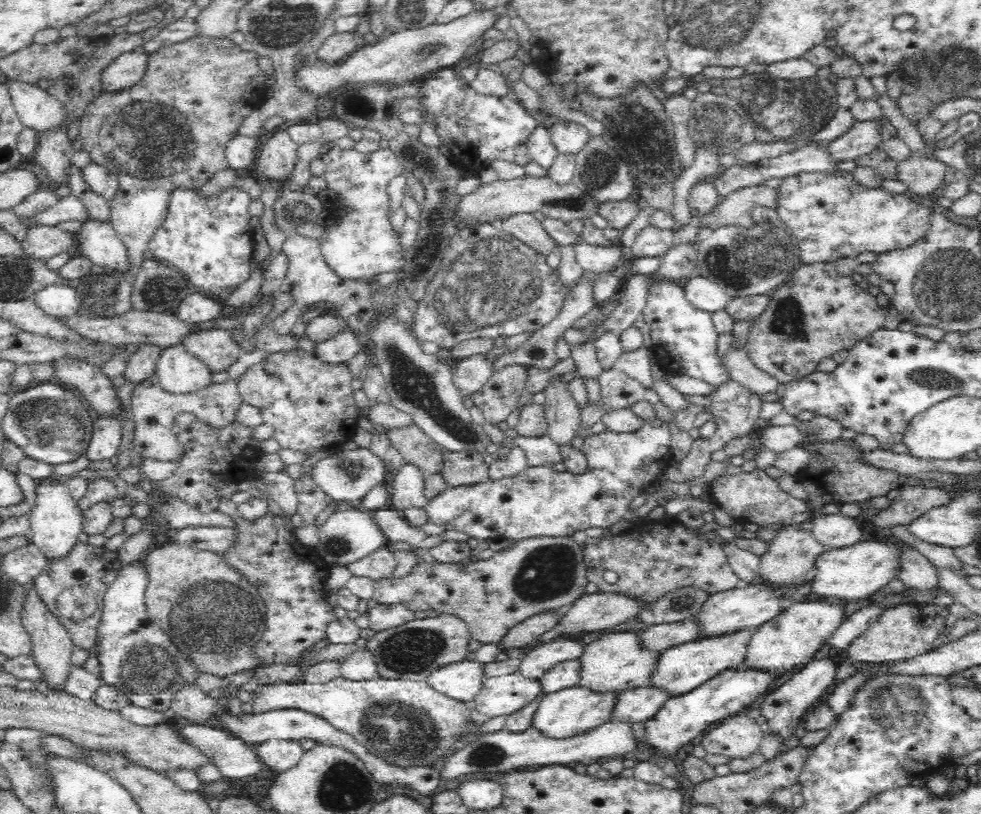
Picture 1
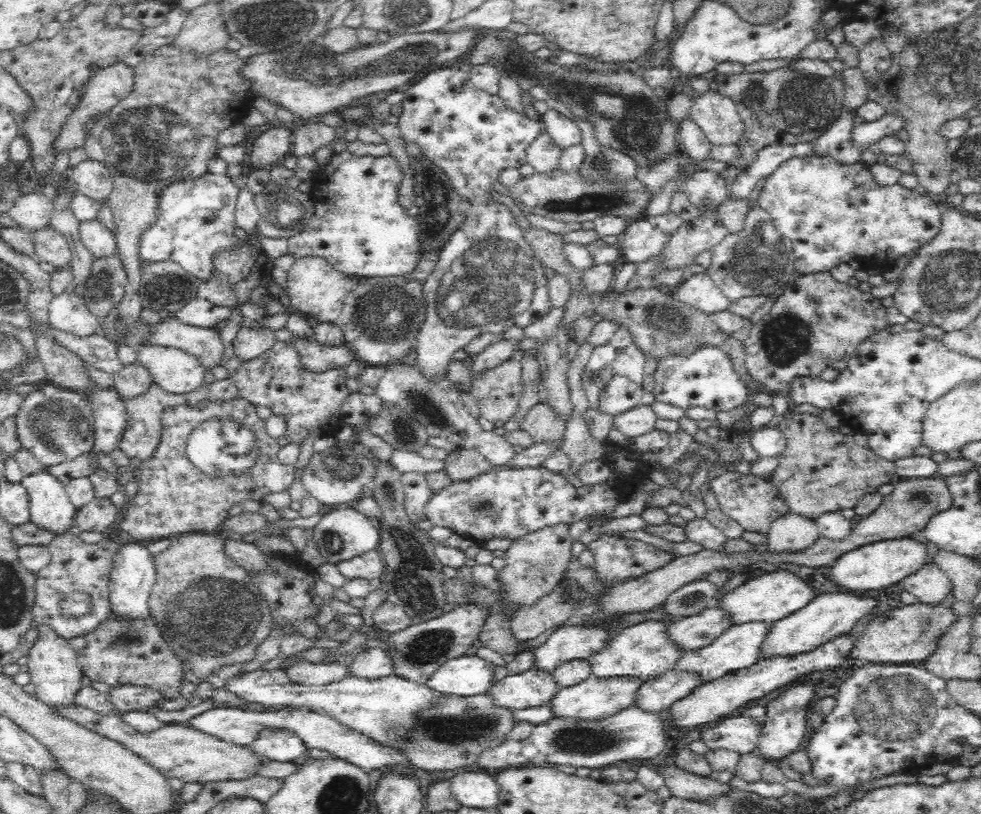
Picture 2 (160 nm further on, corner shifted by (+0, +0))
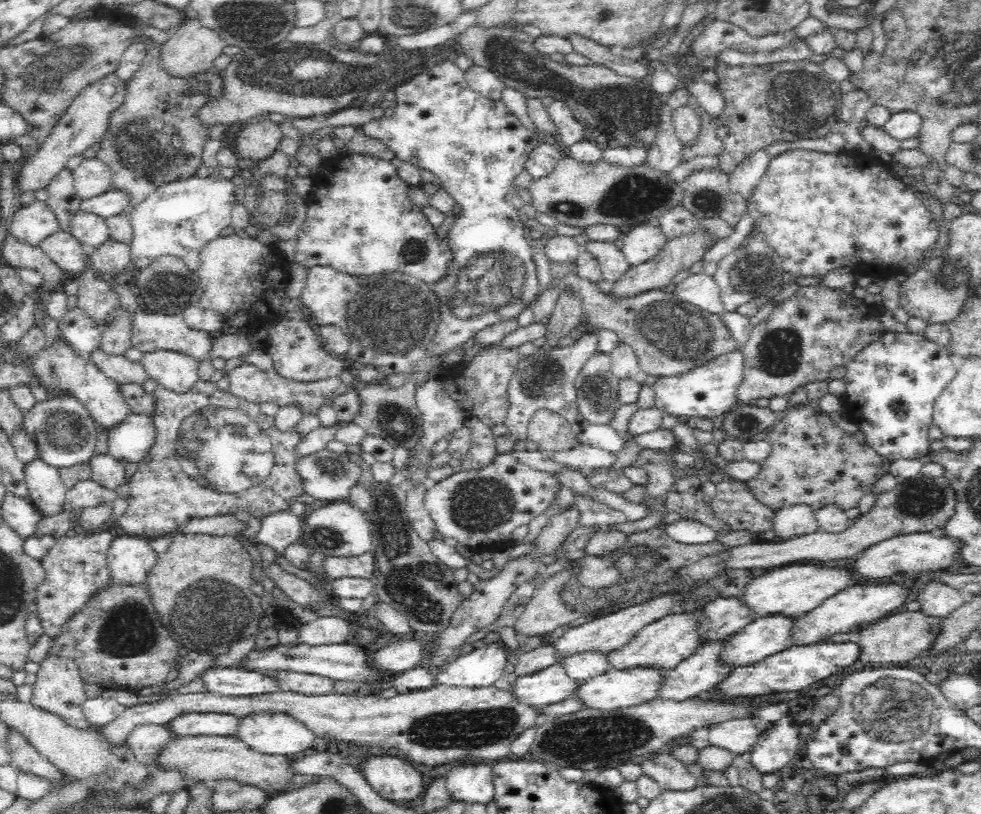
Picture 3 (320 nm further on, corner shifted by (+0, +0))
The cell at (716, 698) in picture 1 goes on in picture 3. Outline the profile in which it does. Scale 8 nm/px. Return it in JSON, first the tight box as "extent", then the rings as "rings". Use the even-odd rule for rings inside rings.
{"extent":[718,641,859,696],"rings":[[[824,641],[808,646],[788,646],[782,652],[776,652],[772,656],[766,656],[764,660],[755,662],[745,667],[736,667],[726,680],[718,682],[718,688],[722,696],[762,696],[770,692],[794,692],[808,688],[812,682],[824,680],[848,666],[852,666],[858,656],[859,644],[854,642],[835,643]]]}

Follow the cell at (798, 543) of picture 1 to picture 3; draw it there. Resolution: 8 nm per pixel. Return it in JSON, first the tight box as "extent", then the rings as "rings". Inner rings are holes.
{"extent":[769,504,819,541],"rings":[[[797,504],[775,511],[773,530],[769,536],[775,541],[785,541],[818,530],[819,525],[815,517],[815,510],[808,505]]]}

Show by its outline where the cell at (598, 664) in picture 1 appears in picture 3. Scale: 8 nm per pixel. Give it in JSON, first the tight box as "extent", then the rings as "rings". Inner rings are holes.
{"extent":[606,611,705,671],"rings":[[[700,611],[687,613],[670,613],[660,620],[651,621],[635,633],[634,638],[620,648],[609,652],[606,656],[607,666],[614,671],[626,671],[634,667],[646,667],[651,670],[664,671],[673,669],[677,664],[686,660],[705,642],[698,631]]]}

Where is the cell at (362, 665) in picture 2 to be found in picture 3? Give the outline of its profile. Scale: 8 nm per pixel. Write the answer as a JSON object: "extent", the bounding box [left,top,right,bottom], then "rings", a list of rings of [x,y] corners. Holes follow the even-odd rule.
{"extent":[369,639,422,672],"rings":[[[416,639],[401,640],[381,645],[369,653],[370,662],[384,672],[402,672],[420,666],[422,662],[422,641]]]}

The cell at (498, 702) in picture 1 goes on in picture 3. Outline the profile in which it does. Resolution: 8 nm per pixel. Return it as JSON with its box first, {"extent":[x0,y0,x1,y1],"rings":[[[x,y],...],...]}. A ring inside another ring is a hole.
{"extent":[510,662,580,709],"rings":[[[556,662],[540,672],[518,677],[510,692],[519,703],[542,709],[573,696],[580,683],[568,677],[566,669]]]}

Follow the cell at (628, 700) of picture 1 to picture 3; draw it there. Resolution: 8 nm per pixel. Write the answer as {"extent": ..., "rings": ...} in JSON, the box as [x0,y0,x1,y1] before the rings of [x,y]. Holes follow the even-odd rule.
{"extent":[657,642,735,702],"rings":[[[705,642],[692,656],[667,670],[657,696],[660,699],[680,702],[694,698],[700,692],[714,688],[719,681],[726,680],[735,668],[721,664],[717,658],[723,642]]]}

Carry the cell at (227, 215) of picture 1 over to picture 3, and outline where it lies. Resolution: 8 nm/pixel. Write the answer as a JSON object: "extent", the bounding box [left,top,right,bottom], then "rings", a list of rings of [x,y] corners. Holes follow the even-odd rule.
{"extent":[131,172,235,273],"rings":[[[218,172],[205,178],[196,174],[187,179],[178,179],[170,184],[161,184],[134,210],[131,227],[131,260],[140,270],[149,266],[160,256],[174,256],[196,273],[201,267],[200,252],[206,244],[220,237],[223,228],[231,226],[231,214],[235,204],[235,185],[228,177]]]}

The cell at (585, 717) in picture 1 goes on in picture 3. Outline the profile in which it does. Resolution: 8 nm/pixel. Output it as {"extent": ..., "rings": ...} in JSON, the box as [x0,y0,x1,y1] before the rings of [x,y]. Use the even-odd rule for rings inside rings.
{"extent":[573,667,664,712],"rings":[[[634,667],[626,671],[610,670],[581,682],[573,695],[577,696],[585,704],[585,708],[590,708],[590,710],[608,712],[638,706],[650,702],[657,696],[664,674],[664,671],[646,667]]]}

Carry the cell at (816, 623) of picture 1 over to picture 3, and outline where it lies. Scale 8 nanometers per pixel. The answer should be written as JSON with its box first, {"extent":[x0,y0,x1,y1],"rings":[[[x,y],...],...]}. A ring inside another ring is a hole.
{"extent":[789,583,914,646],"rings":[[[886,583],[886,584],[874,584],[874,586],[847,586],[842,589],[842,592],[834,593],[834,596],[827,597],[826,600],[822,601],[822,604],[816,606],[810,610],[810,612],[803,613],[800,617],[794,619],[790,626],[790,637],[789,644],[791,646],[808,646],[809,644],[816,644],[824,642],[832,634],[838,634],[838,632],[850,632],[852,630],[858,630],[862,626],[867,626],[871,623],[875,623],[882,619],[882,616],[887,617],[892,614],[892,610],[896,608],[904,608],[906,598],[908,598],[909,592],[914,592],[914,590],[908,590],[904,586],[896,583]]]}

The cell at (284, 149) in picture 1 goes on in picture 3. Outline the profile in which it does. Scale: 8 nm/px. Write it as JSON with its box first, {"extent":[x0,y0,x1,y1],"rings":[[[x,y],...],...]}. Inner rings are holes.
{"extent":[234,116,282,161],"rings":[[[265,116],[255,118],[238,132],[234,154],[240,159],[250,158],[251,161],[259,161],[269,157],[280,147],[282,138],[278,123]]]}

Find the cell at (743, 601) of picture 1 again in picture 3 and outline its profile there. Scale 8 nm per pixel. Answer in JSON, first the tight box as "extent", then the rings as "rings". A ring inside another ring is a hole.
{"extent":[741,563,850,619],"rings":[[[810,563],[800,566],[784,566],[772,569],[759,577],[754,577],[745,586],[745,593],[741,596],[742,603],[756,614],[756,618],[768,615],[782,615],[786,618],[796,619],[803,613],[810,612],[822,604],[827,597],[834,596],[836,592],[850,586],[850,572],[844,568],[812,565]]]}

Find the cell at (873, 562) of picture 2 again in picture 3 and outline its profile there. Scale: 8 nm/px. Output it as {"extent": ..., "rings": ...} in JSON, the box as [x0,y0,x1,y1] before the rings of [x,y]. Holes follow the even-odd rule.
{"extent":[854,532,961,580],"rings":[[[918,532],[908,535],[898,535],[888,540],[878,541],[864,552],[862,558],[856,560],[854,570],[858,576],[864,576],[866,580],[880,580],[890,578],[896,572],[920,572],[920,570],[951,570],[954,564],[961,559],[957,554],[959,544],[954,544],[943,536],[932,536],[926,532]]]}

